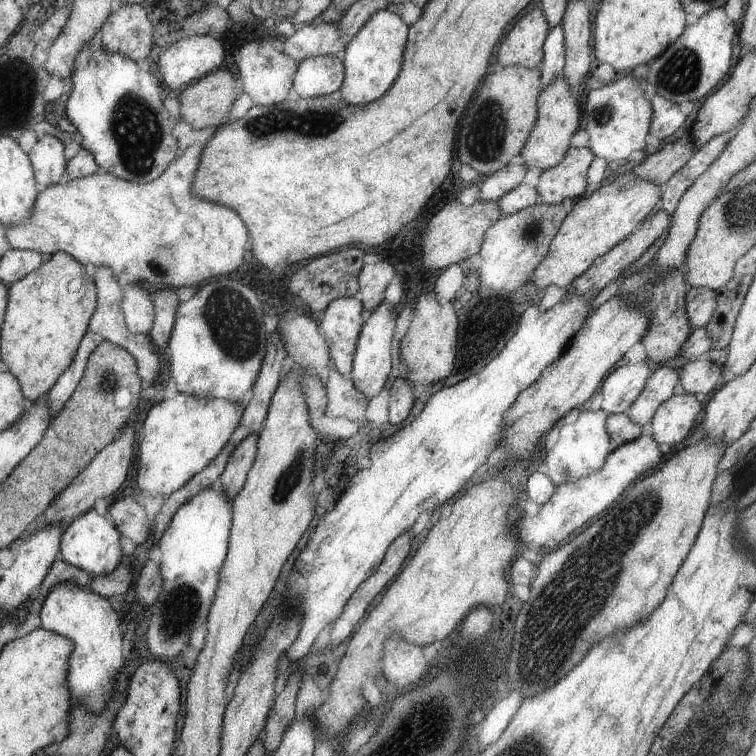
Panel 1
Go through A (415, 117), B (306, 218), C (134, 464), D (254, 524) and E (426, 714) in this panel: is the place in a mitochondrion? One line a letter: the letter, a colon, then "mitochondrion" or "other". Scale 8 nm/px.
A: other
B: other
C: other
D: other
E: mitochondrion

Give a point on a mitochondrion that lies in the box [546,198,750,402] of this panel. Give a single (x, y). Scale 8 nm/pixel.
(646, 291)

